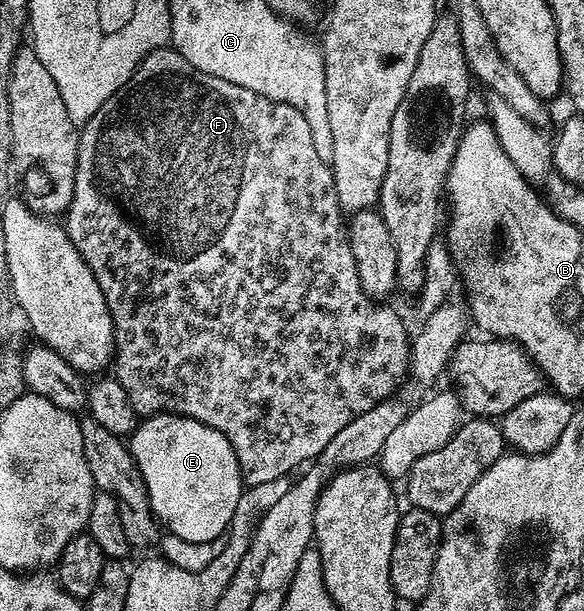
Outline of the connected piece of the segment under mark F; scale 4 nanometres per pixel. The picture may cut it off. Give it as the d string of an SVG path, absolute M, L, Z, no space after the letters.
M173 47L155 49L143 62L135 68L135 74L93 114L79 129L79 150L77 151L77 167L75 168L75 186L71 206L65 214L65 228L77 251L85 259L91 274L97 279L101 291L105 295L105 303L109 307L111 322L115 328L115 355L113 358L113 377L124 388L128 402L139 415L157 413L178 413L181 417L192 417L225 435L237 455L239 472L243 474L246 484L251 487L267 487L278 477L291 473L299 464L314 461L319 452L343 427L352 423L353 419L364 415L370 408L388 400L391 393L403 379L408 376L408 361L411 358L409 334L403 321L387 306L387 303L376 303L363 292L357 267L353 259L350 240L345 236L345 221L341 216L339 200L335 194L335 180L331 174L331 166L317 155L317 147L313 147L313 135L309 131L309 123L299 111L280 101L270 101L265 95L257 95L257 91L249 91L245 87L237 87L237 83L225 83L225 79L217 79L213 75L205 75L205 71L197 71L193 63L189 63Z

